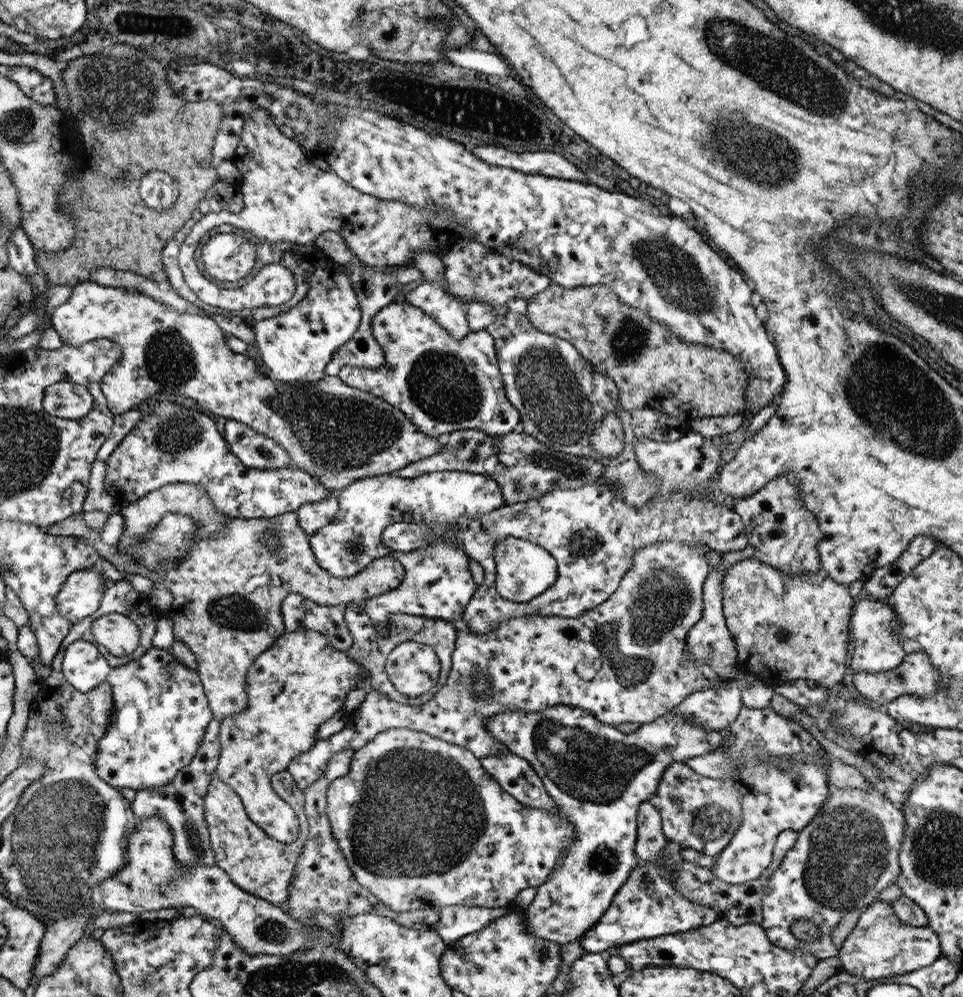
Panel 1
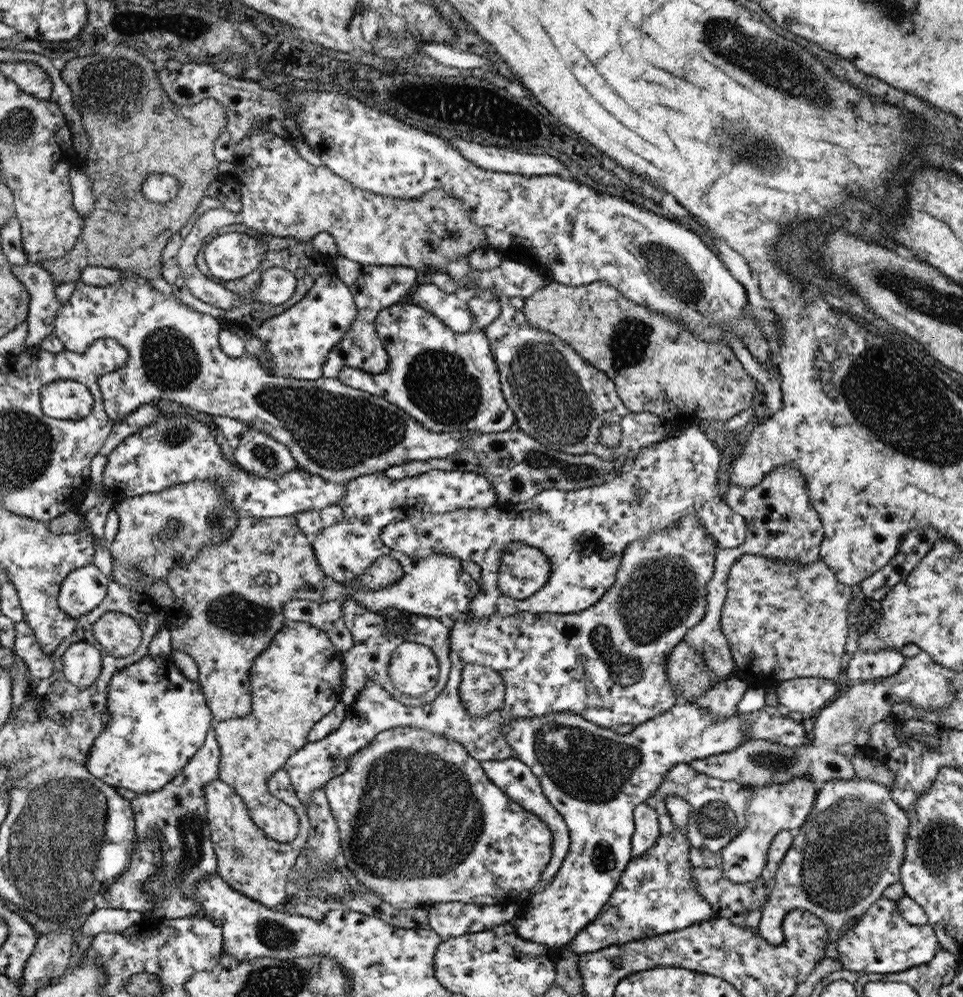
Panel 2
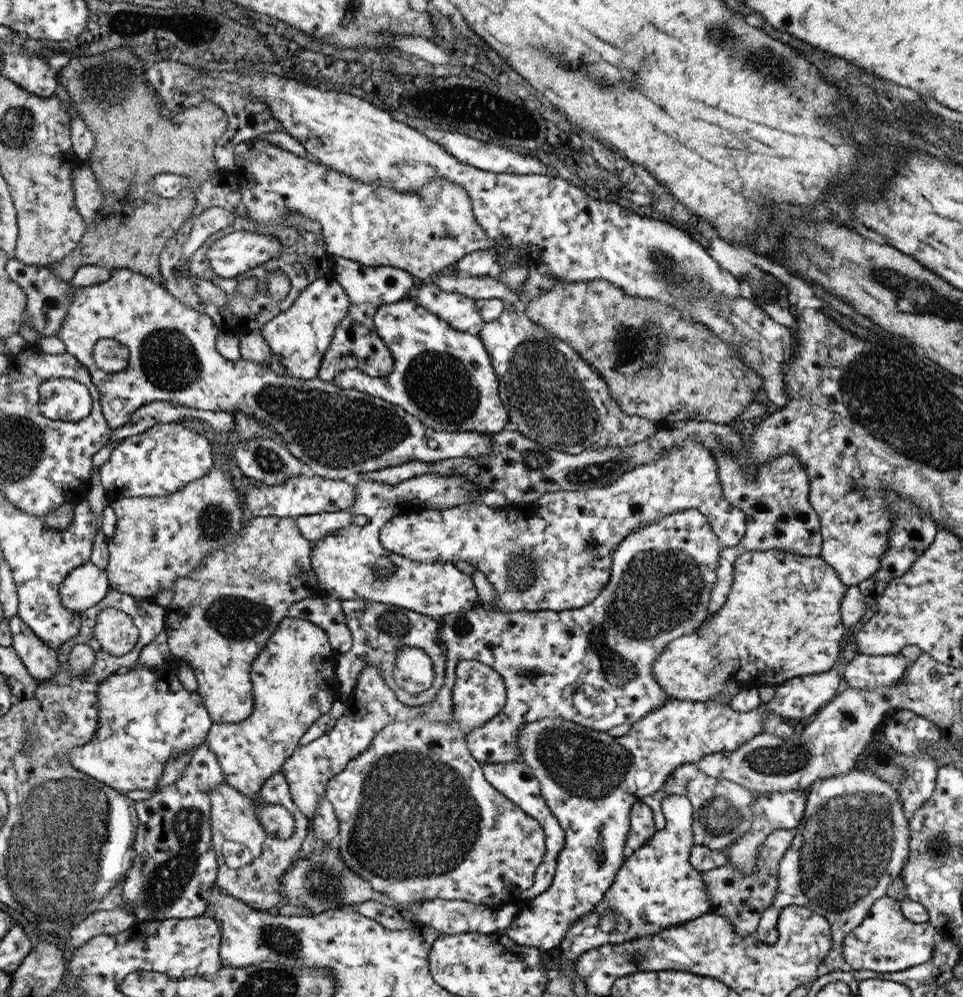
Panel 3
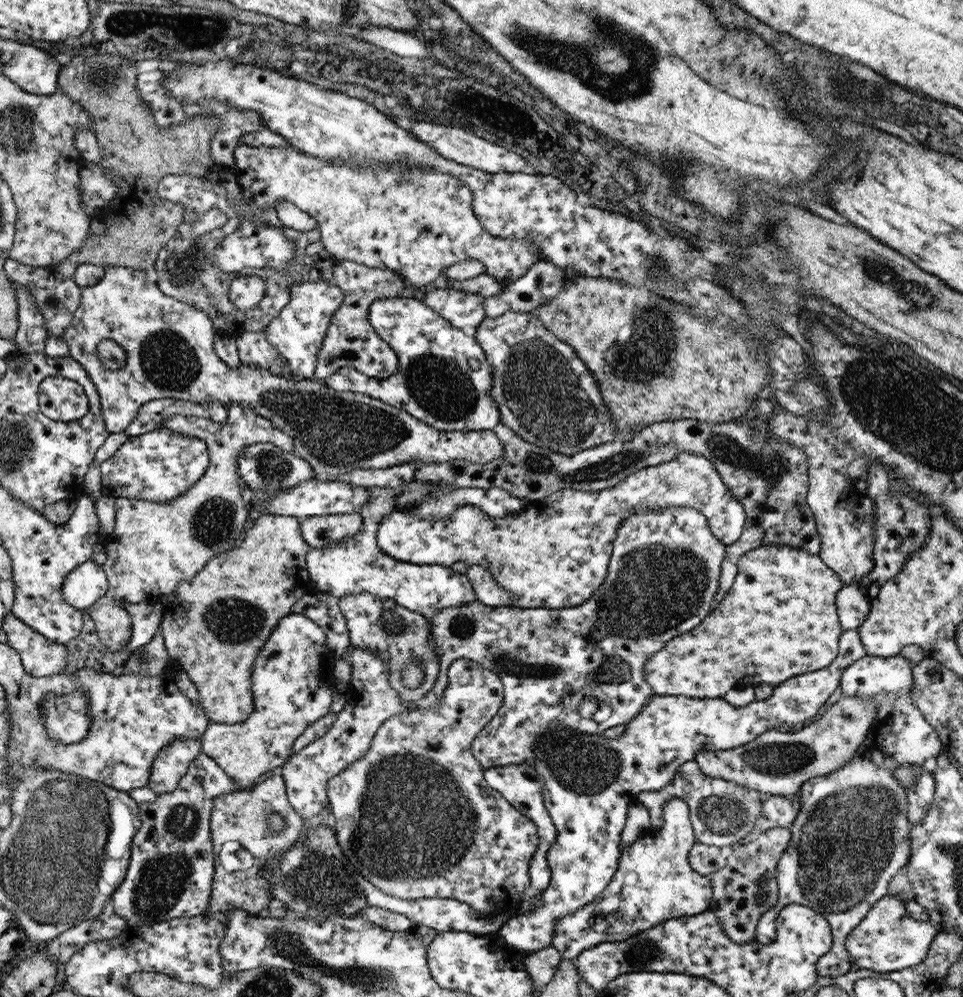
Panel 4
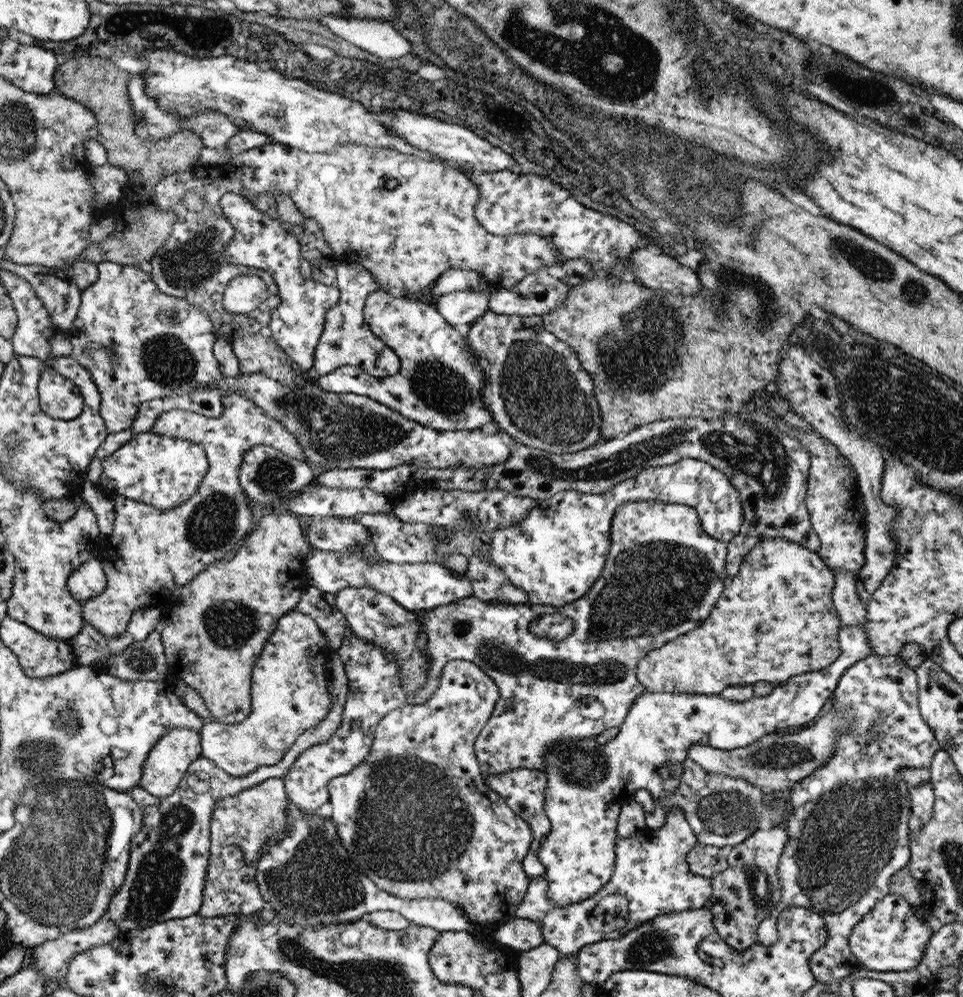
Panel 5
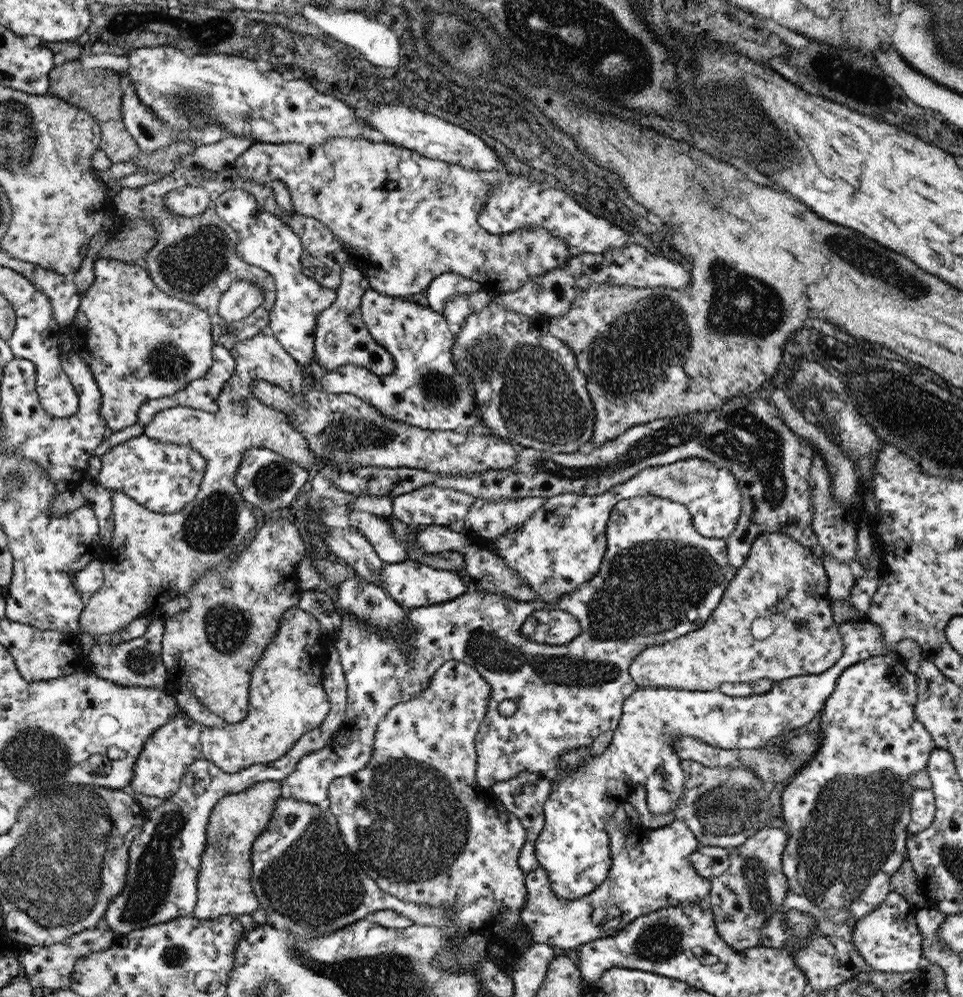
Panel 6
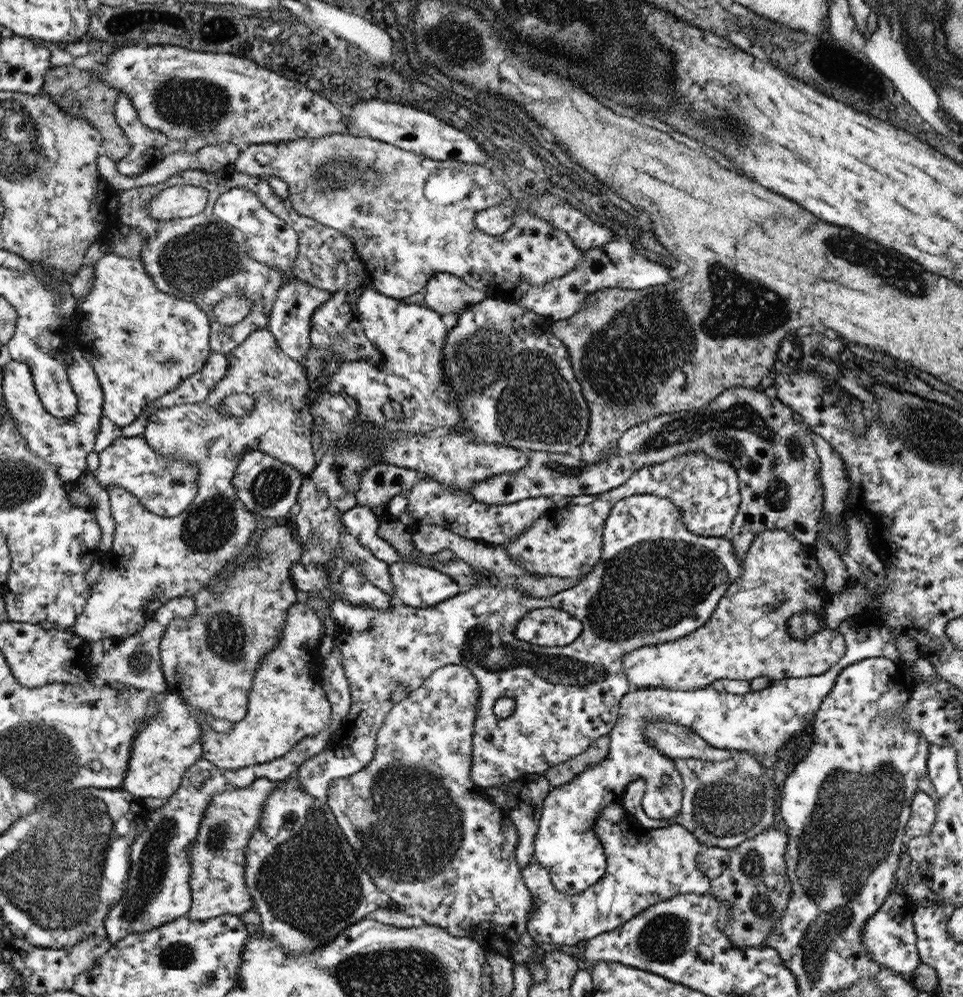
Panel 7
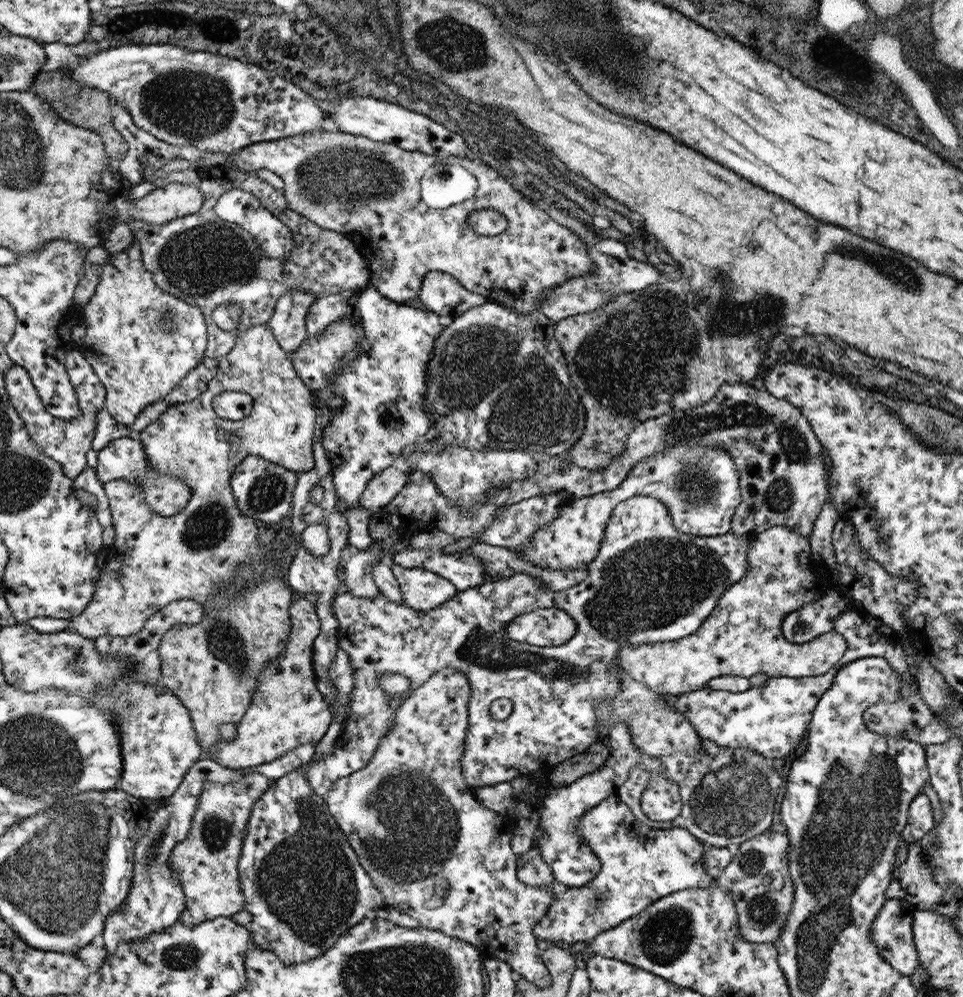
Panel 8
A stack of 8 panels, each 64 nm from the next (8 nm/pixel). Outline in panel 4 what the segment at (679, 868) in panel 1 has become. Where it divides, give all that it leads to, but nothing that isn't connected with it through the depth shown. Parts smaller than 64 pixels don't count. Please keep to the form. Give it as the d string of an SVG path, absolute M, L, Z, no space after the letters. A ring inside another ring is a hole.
M771 828L769 831L752 837L749 842L739 844L739 846L735 845L731 848L727 856L726 864L722 868L716 870L716 872L711 872L711 874L706 877L711 884L712 891L708 910L715 915L717 923L733 943L753 942L759 917L775 905L778 894L776 885L776 865L779 858L789 847L790 838L791 832L788 828Z

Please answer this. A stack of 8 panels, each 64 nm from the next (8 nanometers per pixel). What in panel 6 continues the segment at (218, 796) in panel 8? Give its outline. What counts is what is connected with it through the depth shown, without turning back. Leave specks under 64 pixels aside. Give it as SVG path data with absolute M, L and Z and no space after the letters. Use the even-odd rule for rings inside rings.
M263 780L237 794L219 798L211 808L206 825L206 850L202 855L199 879L197 880L198 903L191 916L201 920L233 915L245 919L260 908L251 886L252 848L255 840L264 831L273 816L275 802L281 798L282 785L278 781Z

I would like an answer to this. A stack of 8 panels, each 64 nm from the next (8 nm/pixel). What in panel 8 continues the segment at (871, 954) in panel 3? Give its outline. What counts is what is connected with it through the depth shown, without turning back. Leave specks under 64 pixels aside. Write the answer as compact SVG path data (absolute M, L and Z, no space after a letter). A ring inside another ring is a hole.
M887 899L881 906L875 919L871 921L871 942L877 948L877 954L889 964L893 970L902 976L909 977L919 965L917 961L915 945L913 944L913 933L911 930L912 915L915 907L901 899Z

